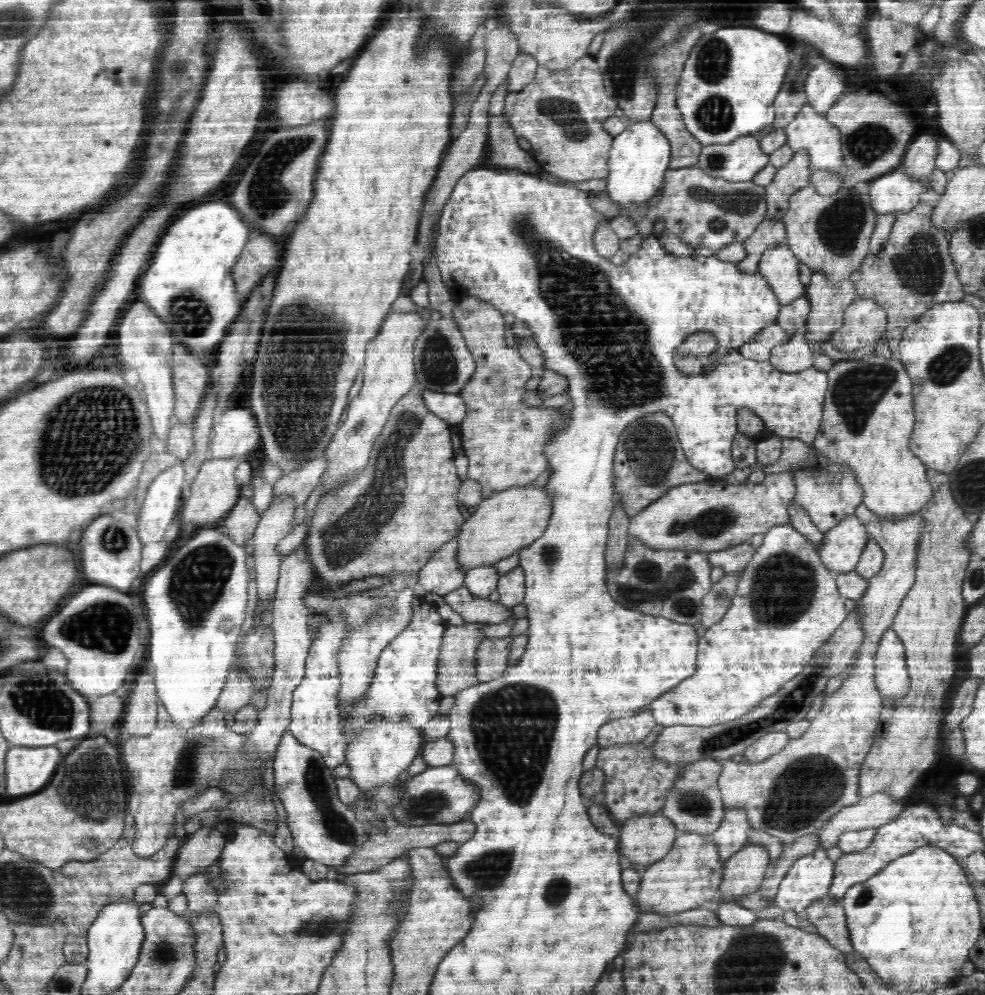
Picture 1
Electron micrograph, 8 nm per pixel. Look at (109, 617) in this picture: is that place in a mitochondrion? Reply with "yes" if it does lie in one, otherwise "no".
yes

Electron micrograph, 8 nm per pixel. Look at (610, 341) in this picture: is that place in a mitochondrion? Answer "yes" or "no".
yes

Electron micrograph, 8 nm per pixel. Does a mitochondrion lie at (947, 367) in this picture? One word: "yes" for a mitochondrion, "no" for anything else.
yes

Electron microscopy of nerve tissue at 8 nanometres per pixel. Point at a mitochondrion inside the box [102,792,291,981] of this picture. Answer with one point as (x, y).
(163, 954)

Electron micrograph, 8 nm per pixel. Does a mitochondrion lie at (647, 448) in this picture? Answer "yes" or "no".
yes

